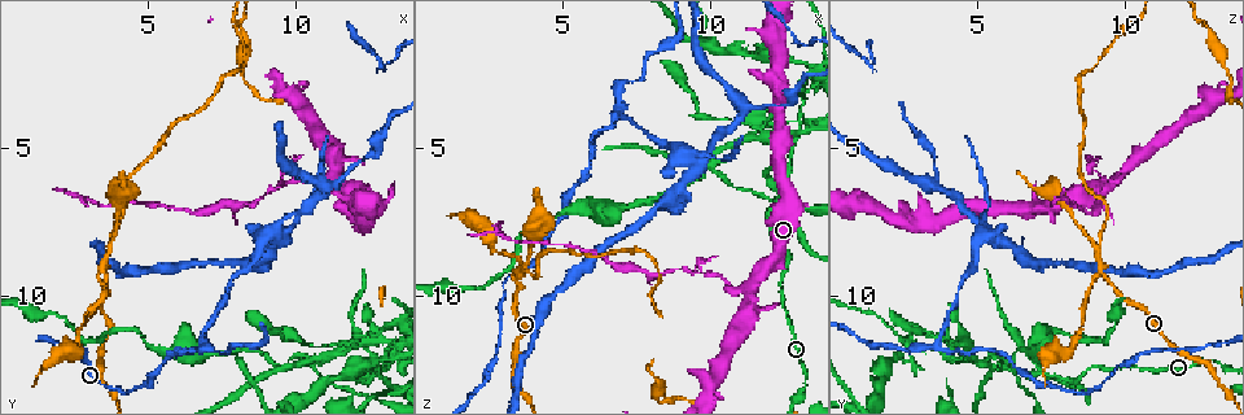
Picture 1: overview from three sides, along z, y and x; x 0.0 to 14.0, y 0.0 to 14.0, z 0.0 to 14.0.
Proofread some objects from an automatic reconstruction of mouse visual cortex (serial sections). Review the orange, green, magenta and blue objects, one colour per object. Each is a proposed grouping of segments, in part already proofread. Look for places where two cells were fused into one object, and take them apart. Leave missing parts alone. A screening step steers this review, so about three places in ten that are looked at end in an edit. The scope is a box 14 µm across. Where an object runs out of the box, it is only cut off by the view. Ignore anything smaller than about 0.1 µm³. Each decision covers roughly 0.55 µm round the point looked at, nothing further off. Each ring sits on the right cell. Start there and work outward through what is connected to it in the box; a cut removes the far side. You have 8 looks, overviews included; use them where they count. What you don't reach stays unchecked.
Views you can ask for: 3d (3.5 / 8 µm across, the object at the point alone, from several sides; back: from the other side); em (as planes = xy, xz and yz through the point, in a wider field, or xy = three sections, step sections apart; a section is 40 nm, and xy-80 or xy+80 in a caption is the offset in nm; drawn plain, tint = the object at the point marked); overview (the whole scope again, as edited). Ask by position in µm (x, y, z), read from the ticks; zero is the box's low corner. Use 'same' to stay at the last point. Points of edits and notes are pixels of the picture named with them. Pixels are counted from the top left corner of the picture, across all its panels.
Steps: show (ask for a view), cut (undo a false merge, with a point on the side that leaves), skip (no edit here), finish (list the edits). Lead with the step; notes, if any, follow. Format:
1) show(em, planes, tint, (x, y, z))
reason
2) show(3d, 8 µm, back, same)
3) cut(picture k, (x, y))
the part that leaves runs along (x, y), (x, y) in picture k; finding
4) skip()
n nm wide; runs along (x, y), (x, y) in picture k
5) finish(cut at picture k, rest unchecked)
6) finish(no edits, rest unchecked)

show(3d, 8 µm, (6.9, 11.6, 3.7))
abrupt turn

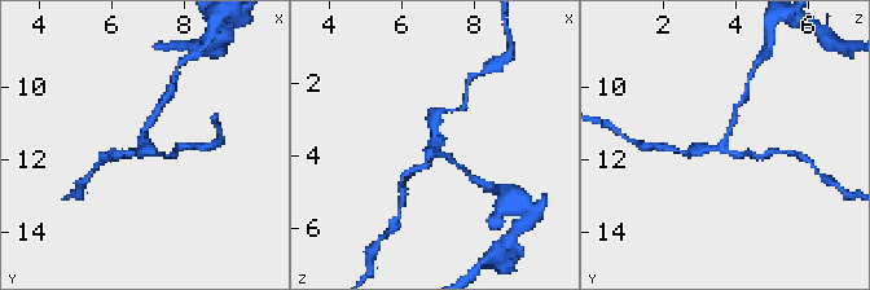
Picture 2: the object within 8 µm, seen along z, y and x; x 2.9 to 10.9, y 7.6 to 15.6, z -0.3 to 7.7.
show(em, xy, step 5, tint, (6.8, 11.6, 3.6))

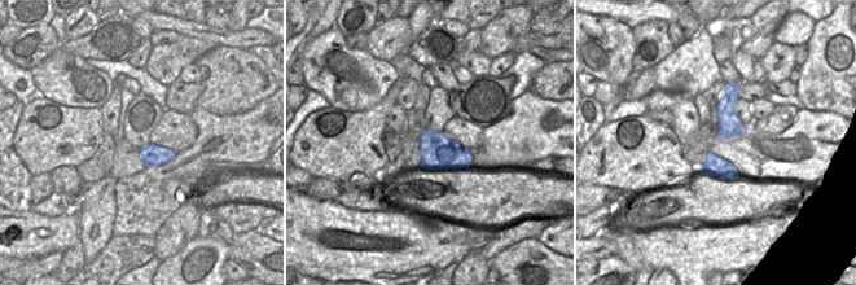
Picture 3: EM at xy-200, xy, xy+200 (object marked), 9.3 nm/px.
skip()
runs along (128, 154), (140, 157), (153, 117) in picture 2; continuous, no second cell

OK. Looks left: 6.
show(3d, 3.5 µm, back, (9.1, 7.9, 5.3))

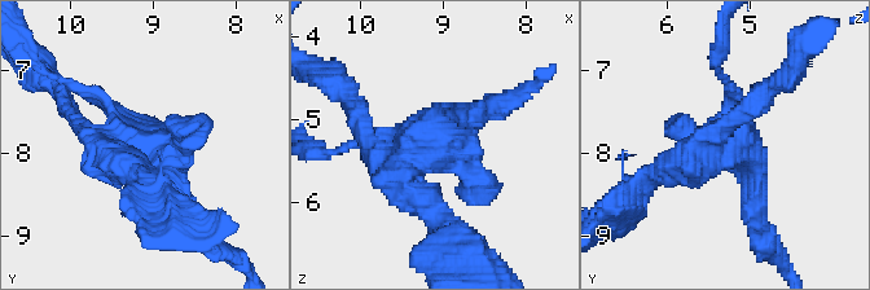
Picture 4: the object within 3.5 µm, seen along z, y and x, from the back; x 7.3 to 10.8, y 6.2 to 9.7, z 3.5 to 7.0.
show(em, xy, step 2, tint, (9.15, 7.90, 5.25))

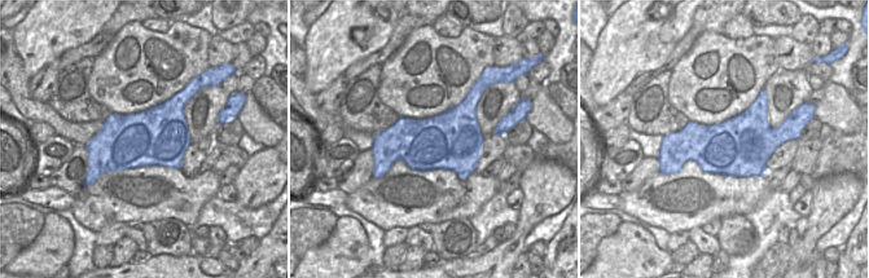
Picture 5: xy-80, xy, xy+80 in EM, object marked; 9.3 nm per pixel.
show(em, xy, step 3, tint, same)

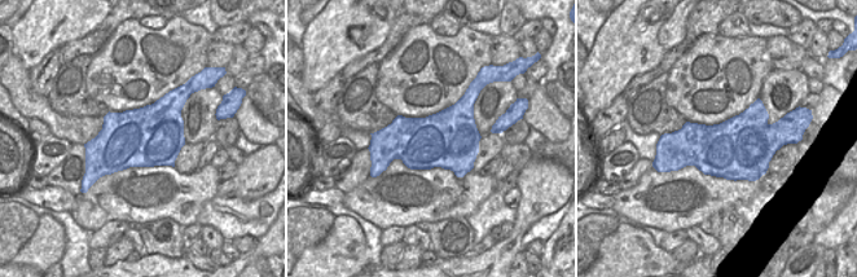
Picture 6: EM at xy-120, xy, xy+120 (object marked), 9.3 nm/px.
cut(picture 4, (686, 162))
550 nm wide; the part that leaves runs along (715, 152), (625, 203) in picture 4; a second cell is stuck on

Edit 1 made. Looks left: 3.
show(3d, 3.5 µm, (12.6, 12.4, 8.8))
sharp bend

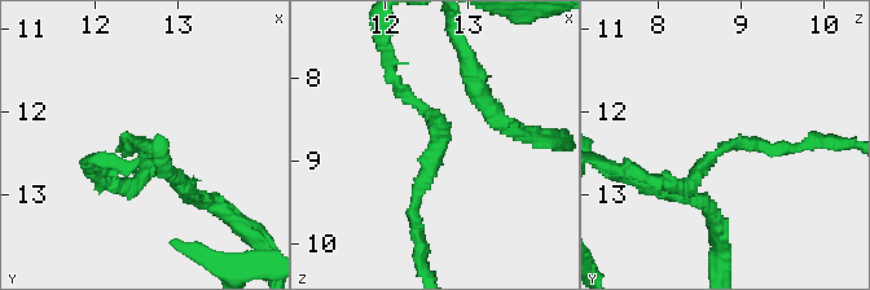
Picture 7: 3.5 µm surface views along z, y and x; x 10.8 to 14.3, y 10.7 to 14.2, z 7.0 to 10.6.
show(em, xy, step 1, tint, (12.65, 12.45, 8.85))
now the EM

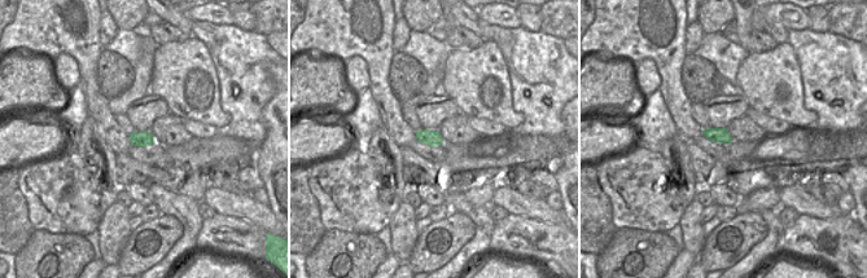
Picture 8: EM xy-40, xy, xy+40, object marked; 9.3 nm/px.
skip()
arms of 150, 150 nm; runs along (805, 145), (739, 141), (669, 185) in picture 7; one cell here

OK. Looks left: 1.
finish(cut at picture 4, rest unchecked)

